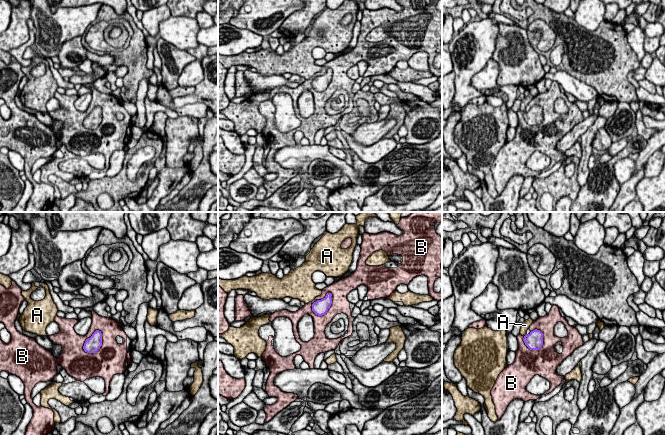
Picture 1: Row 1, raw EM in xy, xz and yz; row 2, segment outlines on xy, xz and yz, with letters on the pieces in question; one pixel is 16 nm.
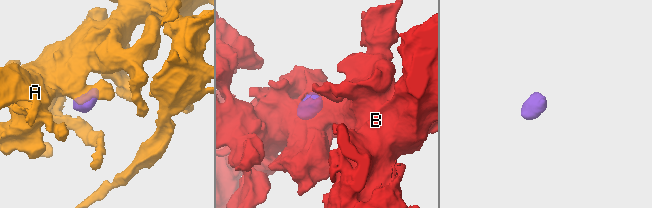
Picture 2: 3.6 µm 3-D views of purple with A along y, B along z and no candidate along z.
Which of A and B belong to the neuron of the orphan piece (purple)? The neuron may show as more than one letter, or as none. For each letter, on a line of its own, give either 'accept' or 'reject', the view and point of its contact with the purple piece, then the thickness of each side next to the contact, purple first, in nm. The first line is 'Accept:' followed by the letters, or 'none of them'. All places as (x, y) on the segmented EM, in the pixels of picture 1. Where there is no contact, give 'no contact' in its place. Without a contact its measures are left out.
Accept: A
A: accept; contact yz (525, 335); calibres 280 and 140 nm
B: reject; contact xy (86, 340); calibres 240 and 360 nm

